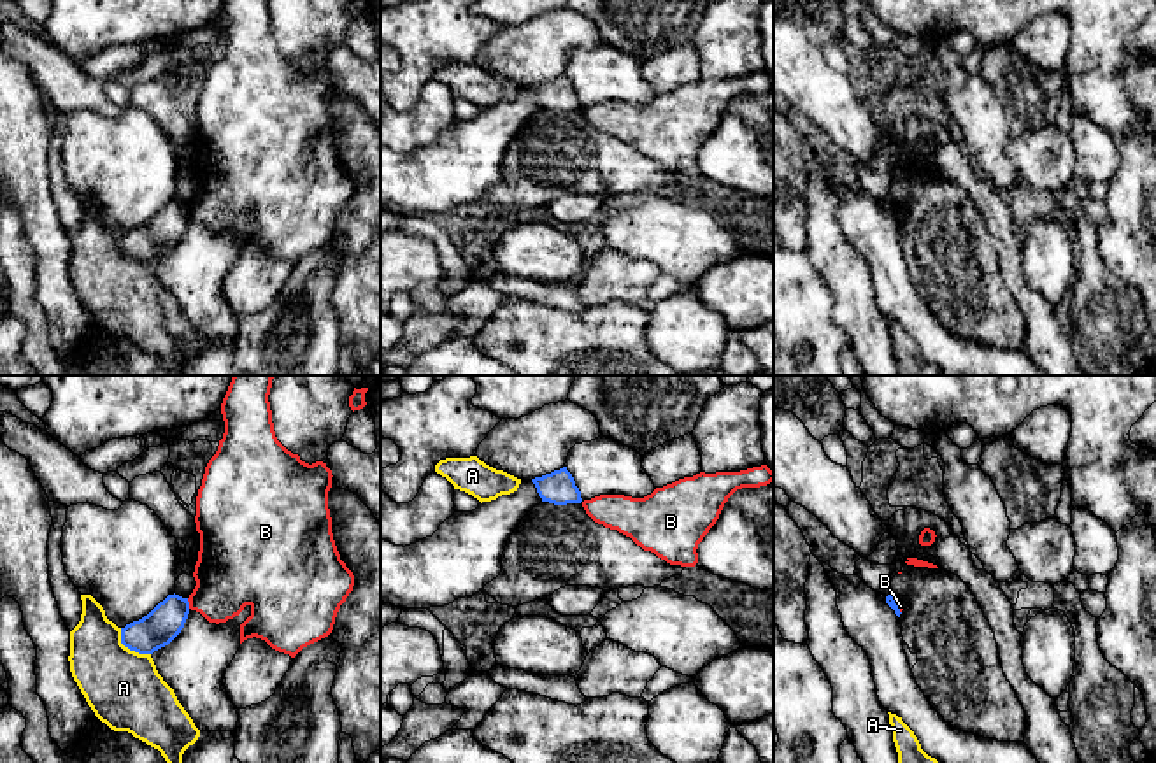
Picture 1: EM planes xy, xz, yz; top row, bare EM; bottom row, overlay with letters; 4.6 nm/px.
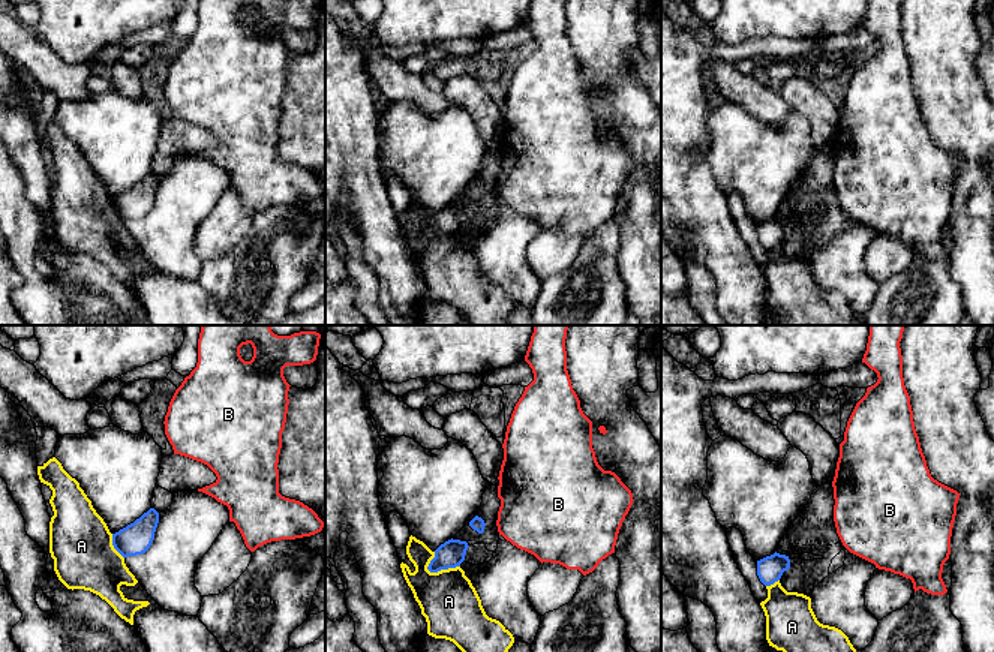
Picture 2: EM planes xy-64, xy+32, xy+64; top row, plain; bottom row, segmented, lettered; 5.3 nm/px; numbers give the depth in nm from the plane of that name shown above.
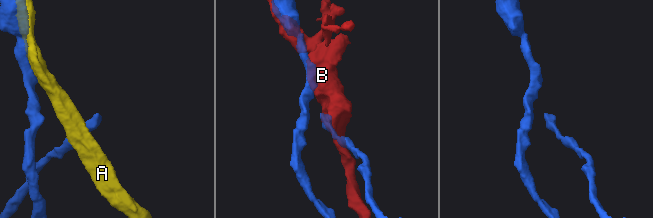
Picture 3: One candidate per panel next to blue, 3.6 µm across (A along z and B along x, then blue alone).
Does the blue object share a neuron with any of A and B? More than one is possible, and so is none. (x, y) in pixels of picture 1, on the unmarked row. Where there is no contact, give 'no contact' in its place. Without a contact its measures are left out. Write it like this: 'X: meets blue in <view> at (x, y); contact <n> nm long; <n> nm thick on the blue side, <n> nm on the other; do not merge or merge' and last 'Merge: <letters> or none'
A: meets blue in xy at (128, 255); contact 190 nm long; 170 nm thick on the blue side, 360 nm on the other; do not merge
B: meets blue in xy at (188, 211); contact 50 nm long; 170 nm thick on the blue side, 320 nm on the other; do not merge
Merge: none

